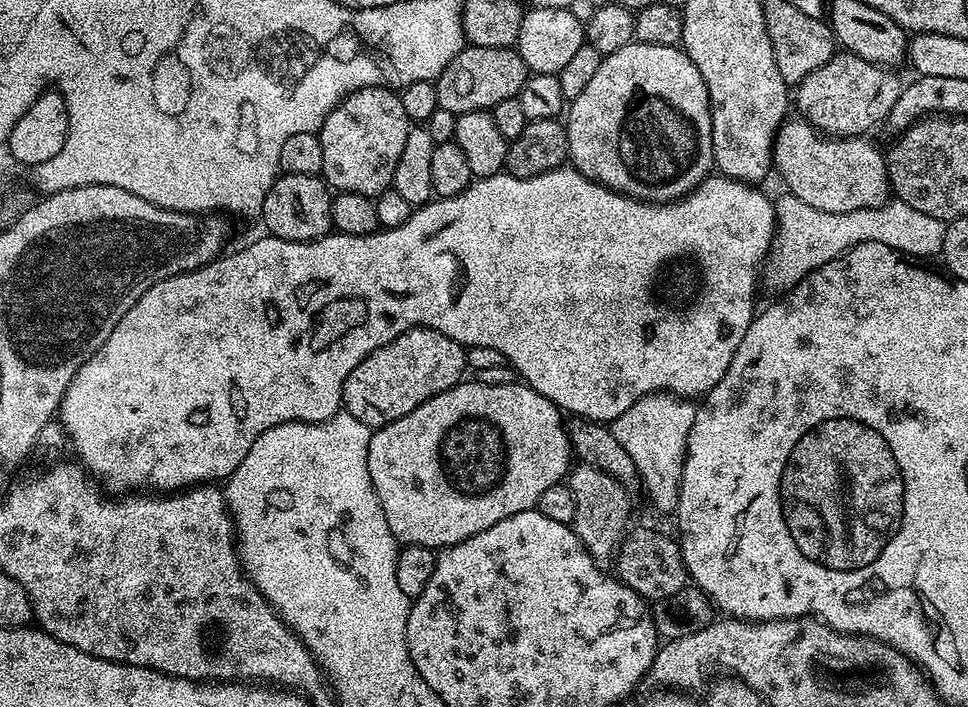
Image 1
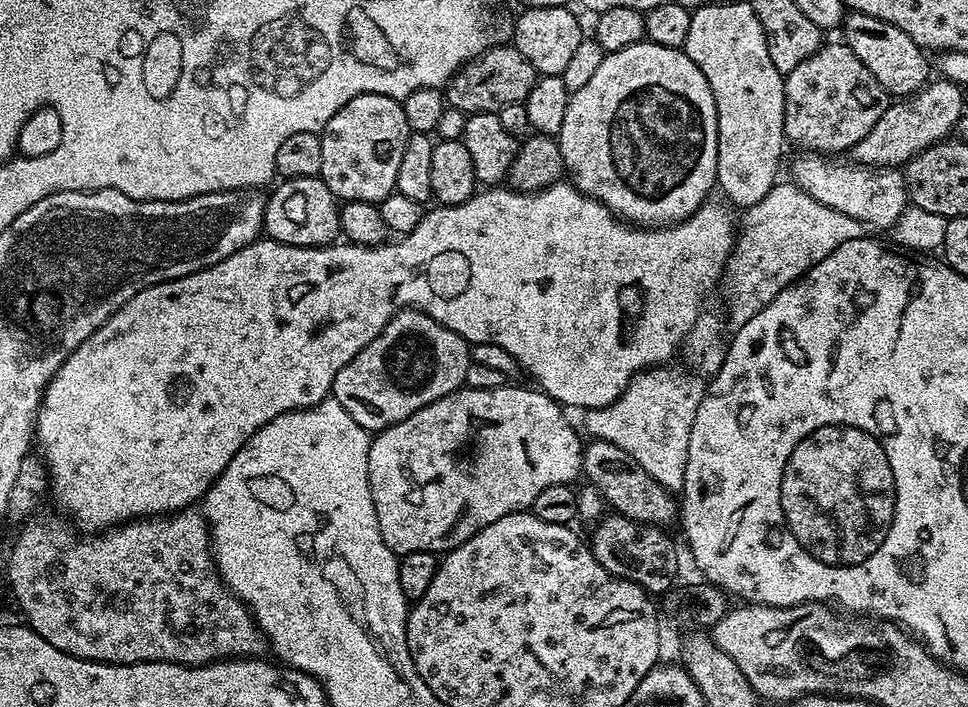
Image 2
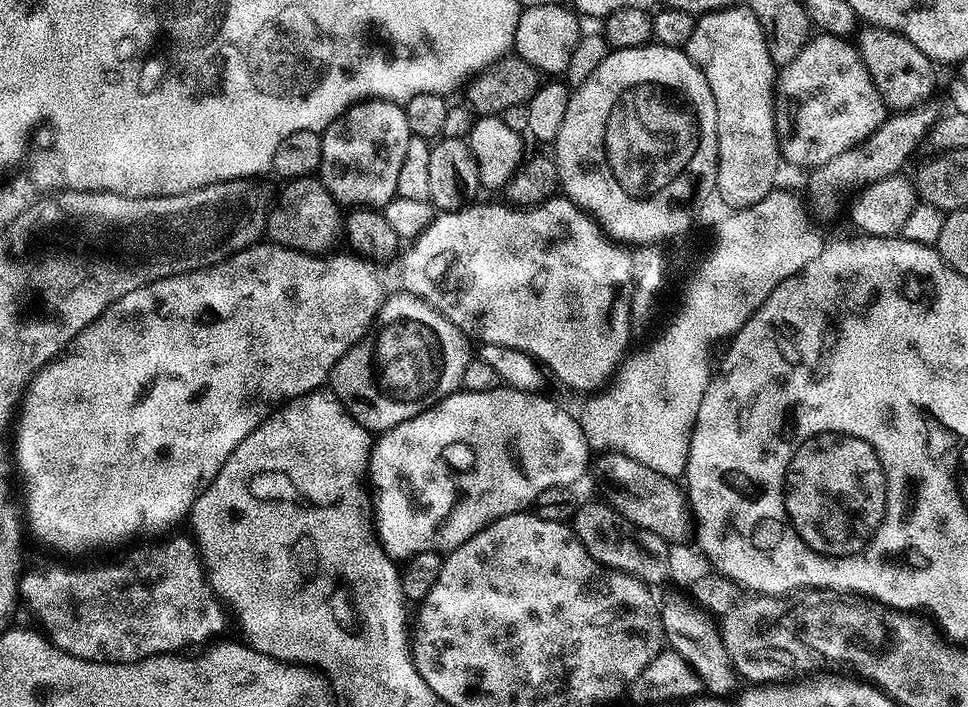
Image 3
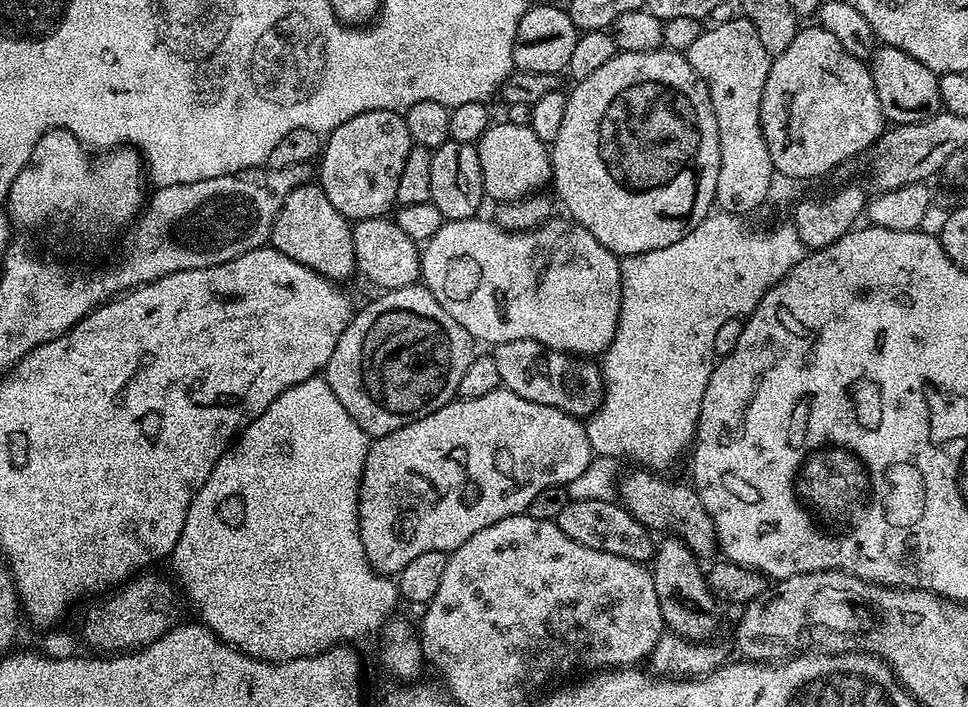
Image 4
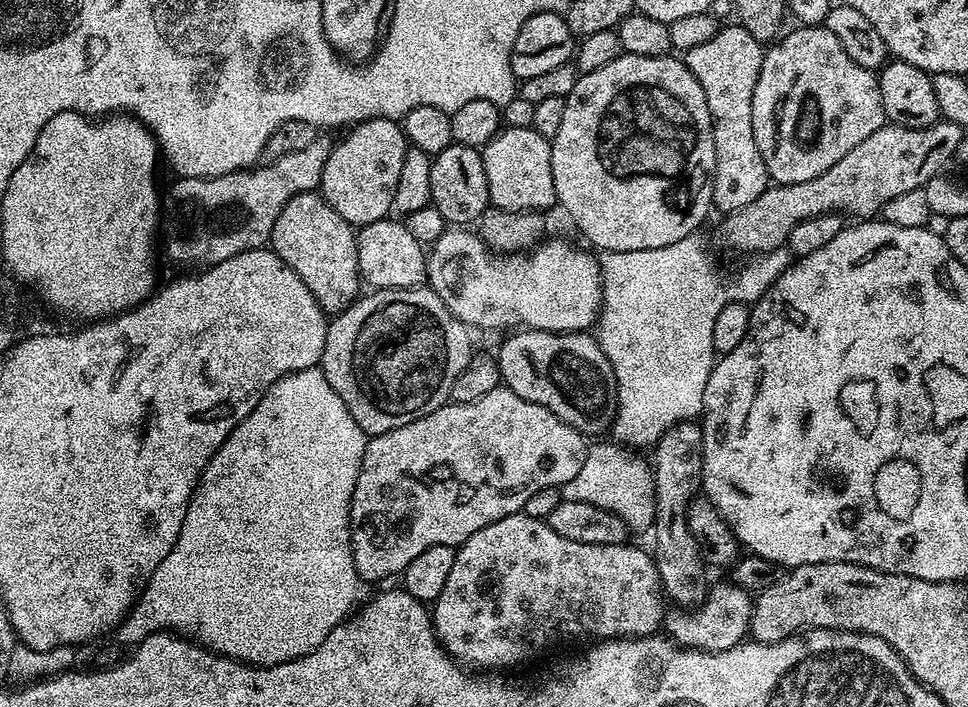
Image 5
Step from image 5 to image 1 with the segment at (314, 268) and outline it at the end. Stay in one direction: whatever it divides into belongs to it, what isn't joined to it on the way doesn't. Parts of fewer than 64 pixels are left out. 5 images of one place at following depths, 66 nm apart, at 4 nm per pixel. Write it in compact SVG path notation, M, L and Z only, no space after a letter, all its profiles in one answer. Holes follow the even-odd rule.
M280 174L264 199L262 217L269 233L283 240L317 240L329 235L332 226L332 198L327 183L320 176Z

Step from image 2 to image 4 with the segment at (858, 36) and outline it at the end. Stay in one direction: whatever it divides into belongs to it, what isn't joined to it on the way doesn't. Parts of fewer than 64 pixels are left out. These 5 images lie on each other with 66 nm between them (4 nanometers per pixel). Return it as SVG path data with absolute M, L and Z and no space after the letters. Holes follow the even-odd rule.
M887 46L877 47L870 57L870 67L874 90L878 90L878 102L889 125L918 124L941 111L942 105L938 94L939 75L922 66L918 58L910 58L906 50Z

